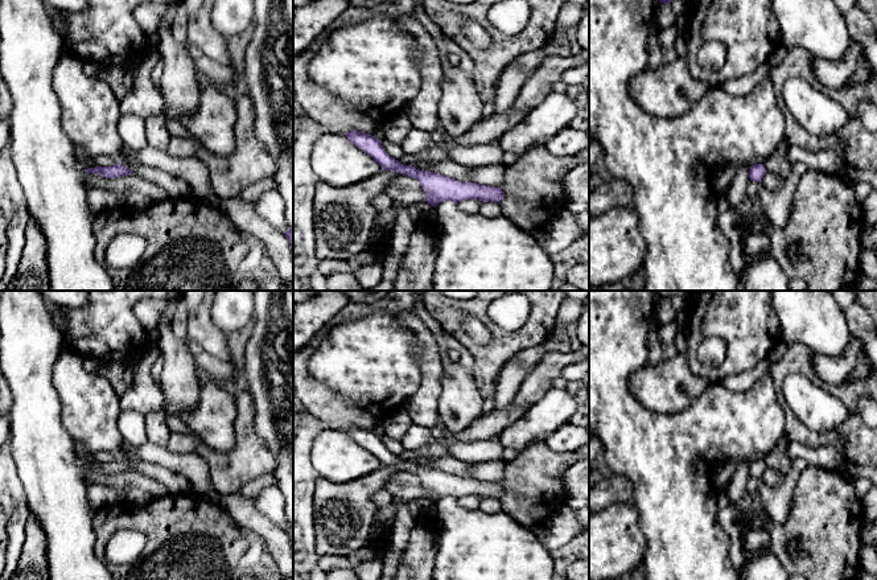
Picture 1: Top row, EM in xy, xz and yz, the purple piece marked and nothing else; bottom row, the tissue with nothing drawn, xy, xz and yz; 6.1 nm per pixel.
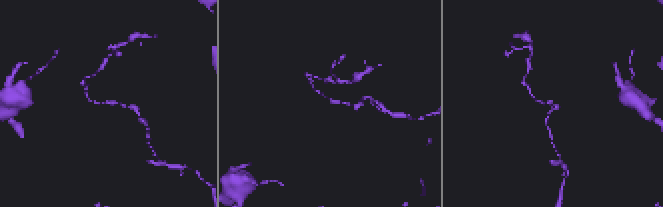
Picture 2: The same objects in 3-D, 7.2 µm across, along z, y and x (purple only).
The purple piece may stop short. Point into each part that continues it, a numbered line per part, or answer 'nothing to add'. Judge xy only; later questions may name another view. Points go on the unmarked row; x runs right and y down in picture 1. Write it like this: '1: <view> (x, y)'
nothing to add

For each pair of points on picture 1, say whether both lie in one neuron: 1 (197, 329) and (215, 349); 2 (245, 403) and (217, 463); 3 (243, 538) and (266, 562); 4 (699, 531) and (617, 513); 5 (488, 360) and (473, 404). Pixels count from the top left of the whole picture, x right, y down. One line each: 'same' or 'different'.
1: same
2: same
3: same
4: different
5: different

